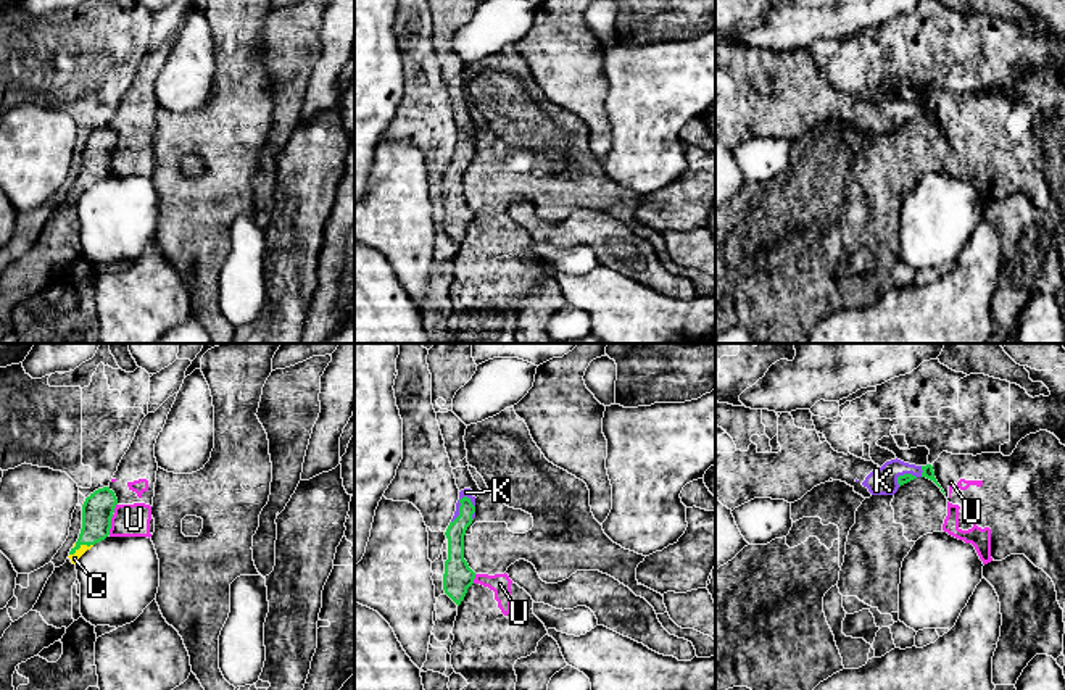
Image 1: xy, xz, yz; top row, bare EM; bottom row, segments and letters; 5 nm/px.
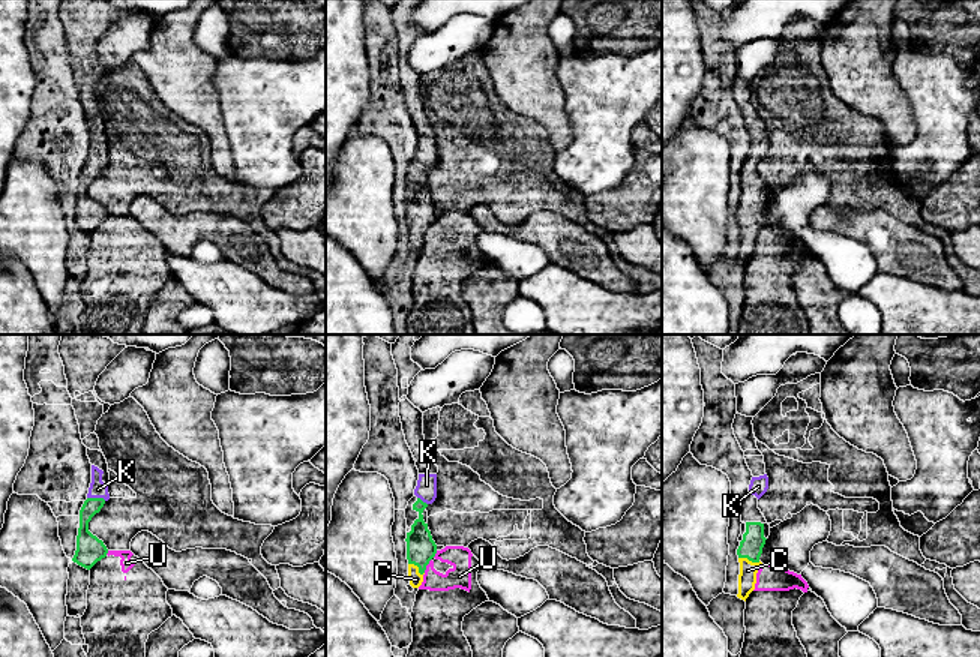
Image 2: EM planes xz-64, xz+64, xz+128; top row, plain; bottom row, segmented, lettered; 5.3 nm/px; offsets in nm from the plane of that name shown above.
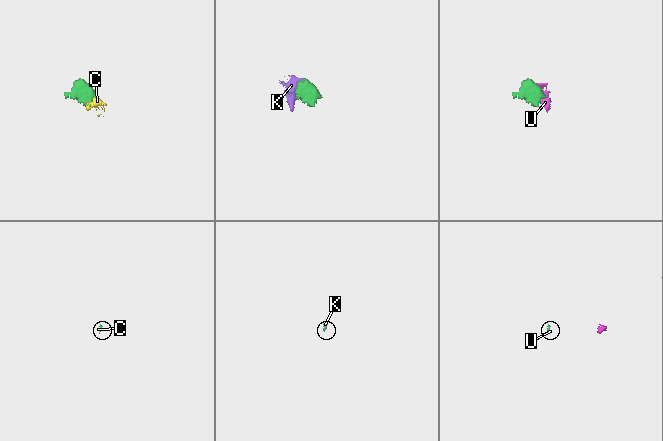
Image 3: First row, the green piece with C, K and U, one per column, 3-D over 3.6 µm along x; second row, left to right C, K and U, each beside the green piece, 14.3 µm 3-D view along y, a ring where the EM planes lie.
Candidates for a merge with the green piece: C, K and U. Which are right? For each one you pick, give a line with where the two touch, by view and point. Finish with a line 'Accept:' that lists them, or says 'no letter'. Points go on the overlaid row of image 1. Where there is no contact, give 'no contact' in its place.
C: contact xy (81, 544)
K: contact xz (459, 507)
Accept: C, K

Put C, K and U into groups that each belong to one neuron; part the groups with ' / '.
C K / U

